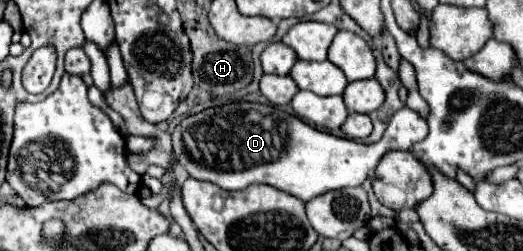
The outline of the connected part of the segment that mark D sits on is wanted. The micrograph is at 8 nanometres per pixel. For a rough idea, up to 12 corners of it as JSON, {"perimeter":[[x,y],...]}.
{"perimeter":[[244,101],[172,131],[190,177],[300,201],[362,185],[428,123],[410,107],[374,145]]}

